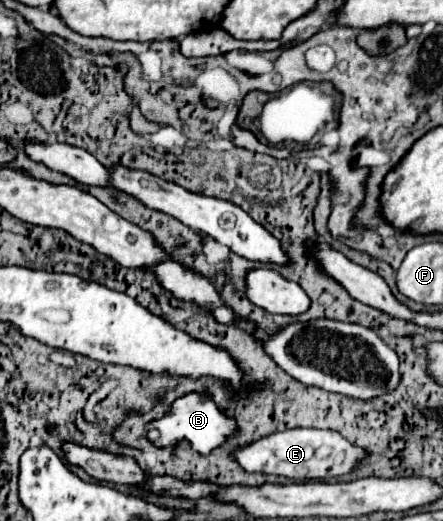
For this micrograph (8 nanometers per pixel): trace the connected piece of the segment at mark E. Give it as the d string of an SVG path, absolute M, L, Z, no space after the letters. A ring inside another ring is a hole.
M290 429L282 433L272 433L252 445L236 449L234 457L246 471L284 475L296 481L322 481L330 477L340 477L352 473L362 459L368 457L364 447L350 443L338 431L324 429Z

